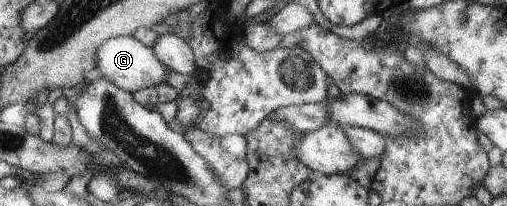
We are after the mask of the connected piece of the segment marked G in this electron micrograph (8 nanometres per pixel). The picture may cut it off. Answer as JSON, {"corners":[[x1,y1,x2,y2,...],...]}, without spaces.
{"corners":[[120,36,107,39,107,41,99,45,99,50,96,53,97,68,95,75,105,77,115,87,119,87,119,89,131,94,141,89,164,85,167,83,168,73,172,73,155,57,153,49,146,47,133,37]]}

